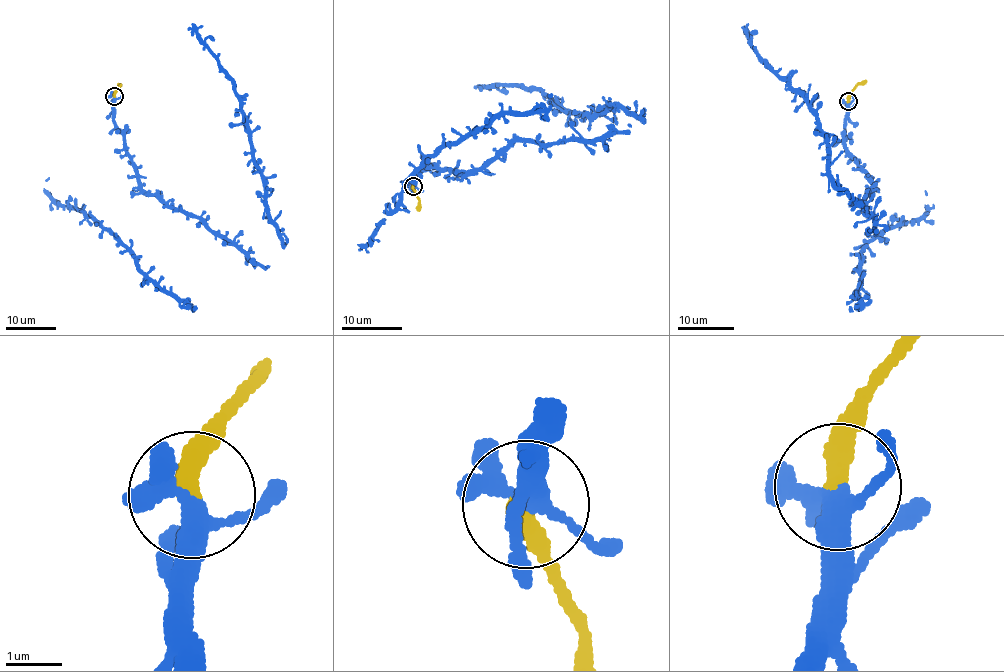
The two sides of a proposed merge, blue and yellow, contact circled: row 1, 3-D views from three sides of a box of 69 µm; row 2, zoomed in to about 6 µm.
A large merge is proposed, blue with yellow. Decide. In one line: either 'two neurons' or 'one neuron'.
one neuron

